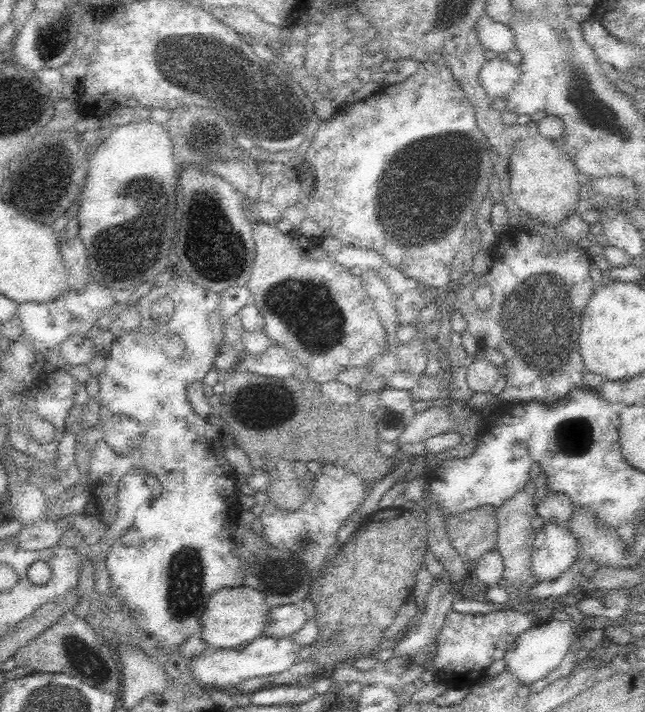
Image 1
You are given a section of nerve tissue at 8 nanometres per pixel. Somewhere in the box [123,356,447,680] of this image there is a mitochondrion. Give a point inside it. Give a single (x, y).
(186, 581)

